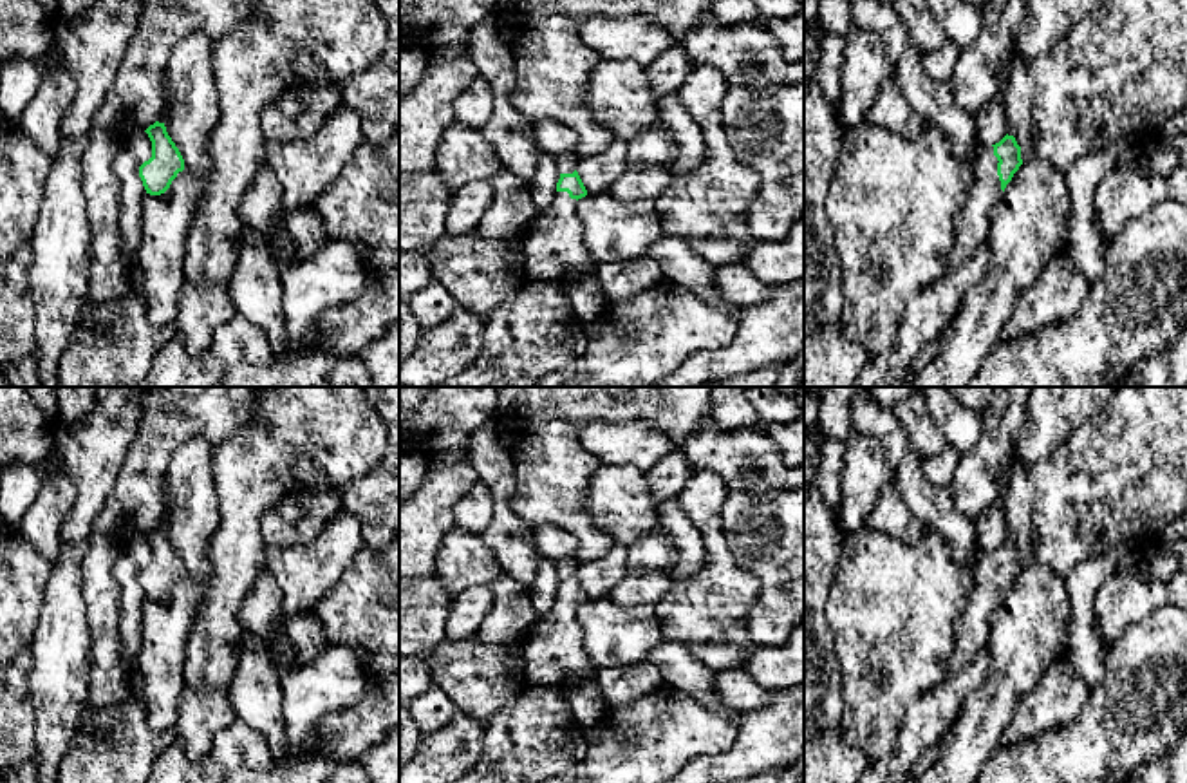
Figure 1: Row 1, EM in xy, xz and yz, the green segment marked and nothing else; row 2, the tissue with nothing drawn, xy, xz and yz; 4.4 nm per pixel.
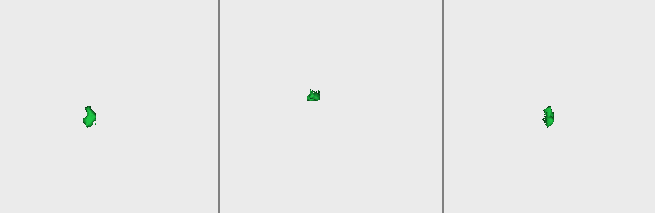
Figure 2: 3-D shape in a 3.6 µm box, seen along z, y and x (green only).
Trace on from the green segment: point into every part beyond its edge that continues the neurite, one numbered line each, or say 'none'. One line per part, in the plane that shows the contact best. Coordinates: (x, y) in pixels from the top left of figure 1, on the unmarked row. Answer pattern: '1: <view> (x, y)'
1: yz (1121, 476)
2: yz (972, 630)

